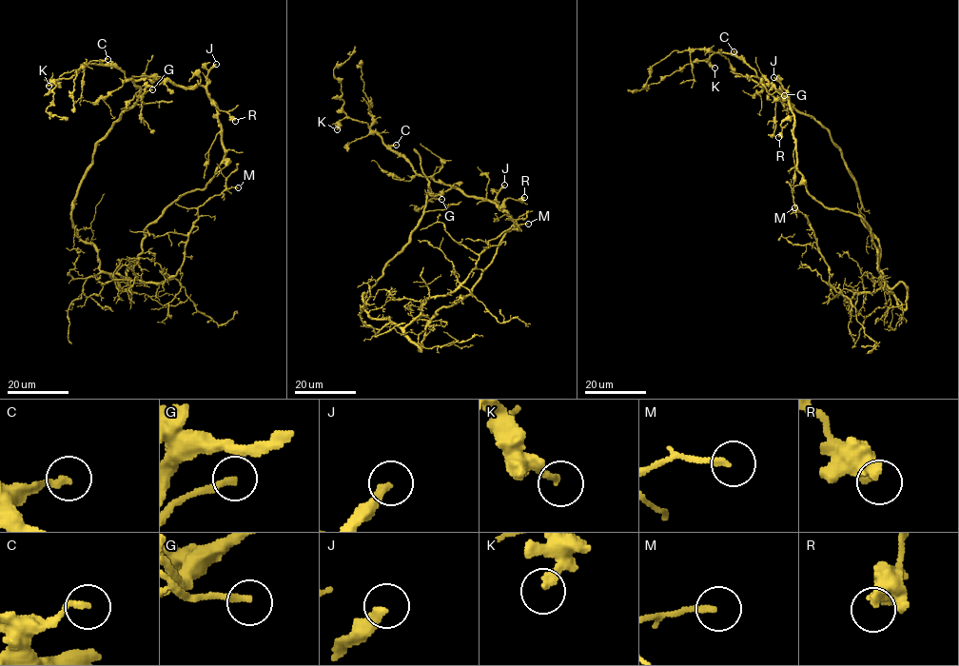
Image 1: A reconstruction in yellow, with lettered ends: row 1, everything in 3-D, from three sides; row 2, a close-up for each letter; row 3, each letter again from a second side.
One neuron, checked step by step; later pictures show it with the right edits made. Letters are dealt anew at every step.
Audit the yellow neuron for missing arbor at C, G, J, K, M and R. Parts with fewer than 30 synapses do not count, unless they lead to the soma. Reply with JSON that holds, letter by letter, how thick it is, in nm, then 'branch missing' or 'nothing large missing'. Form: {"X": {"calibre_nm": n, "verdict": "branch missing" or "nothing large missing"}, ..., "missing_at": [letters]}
{"C": {"calibre_nm": 200, "verdict": "nothing large missing"}, "G": {"calibre_nm": 240, "verdict": "nothing large missing"}, "J": {"calibre_nm": 280, "verdict": "branch missing"}, "K": {"calibre_nm": 240, "verdict": "nothing large missing"}, "M": {"calibre_nm": 180, "verdict": "nothing large missing"}, "R": {"calibre_nm": 440, "verdict": "nothing large missing"}, "missing_at": ["J"]}

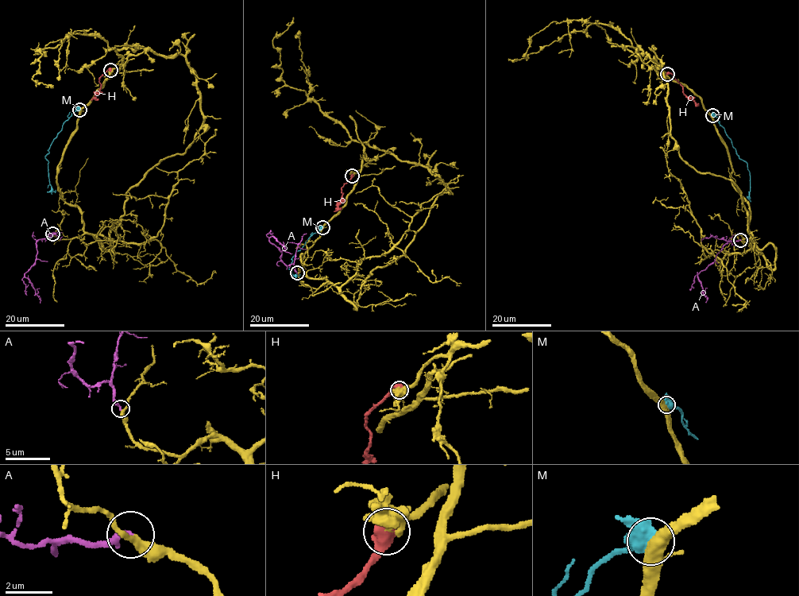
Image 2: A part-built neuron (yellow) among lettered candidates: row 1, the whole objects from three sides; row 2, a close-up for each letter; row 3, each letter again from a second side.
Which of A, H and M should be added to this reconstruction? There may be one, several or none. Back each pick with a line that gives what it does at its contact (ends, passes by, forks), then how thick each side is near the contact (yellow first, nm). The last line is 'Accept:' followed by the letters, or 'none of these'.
A: it ends | 300/240 nm
H: it ends | 440/700 nm
Accept: A, H

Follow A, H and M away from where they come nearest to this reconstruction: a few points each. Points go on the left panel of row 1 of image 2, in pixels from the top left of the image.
A: (52, 234), (36, 242), (36, 261), (25, 274), (40, 298), (40, 303)
H: (110, 70), (99, 79), (100, 91), (90, 100)
M: (79, 110), (74, 112), (63, 125), (45, 156), (48, 161), (49, 183), (53, 191), (55, 190)

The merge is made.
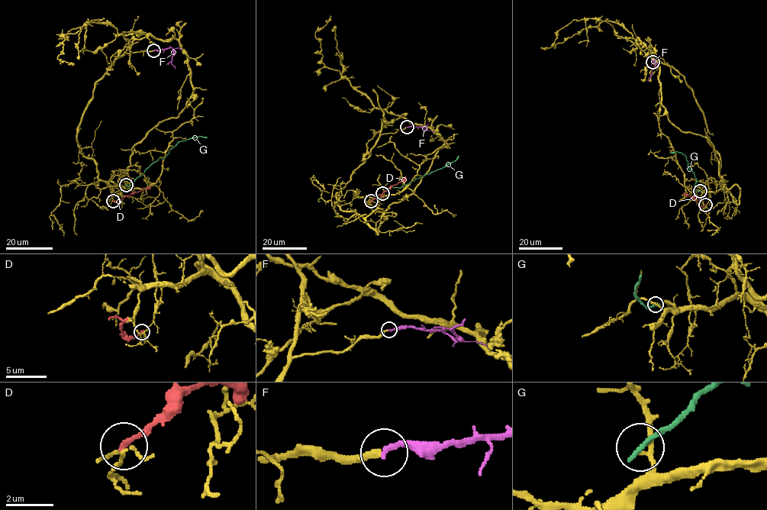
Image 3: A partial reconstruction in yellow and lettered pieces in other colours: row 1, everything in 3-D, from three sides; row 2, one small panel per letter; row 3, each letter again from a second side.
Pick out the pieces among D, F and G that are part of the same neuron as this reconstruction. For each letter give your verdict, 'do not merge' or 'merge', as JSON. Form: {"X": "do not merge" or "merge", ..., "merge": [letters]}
{"D": "do not merge", "F": "merge", "G": "do not merge", "merge": ["F"]}

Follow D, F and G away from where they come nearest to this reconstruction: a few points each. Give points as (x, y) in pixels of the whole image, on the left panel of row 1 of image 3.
D: (113, 201), (117, 202), (125, 195), (150, 186)
F: (153, 51), (171, 47), (173, 53), (172, 62), (175, 69)
G: (126, 185), (129, 185), (159, 158), (164, 158), (179, 142), (201, 136), (207, 137)

